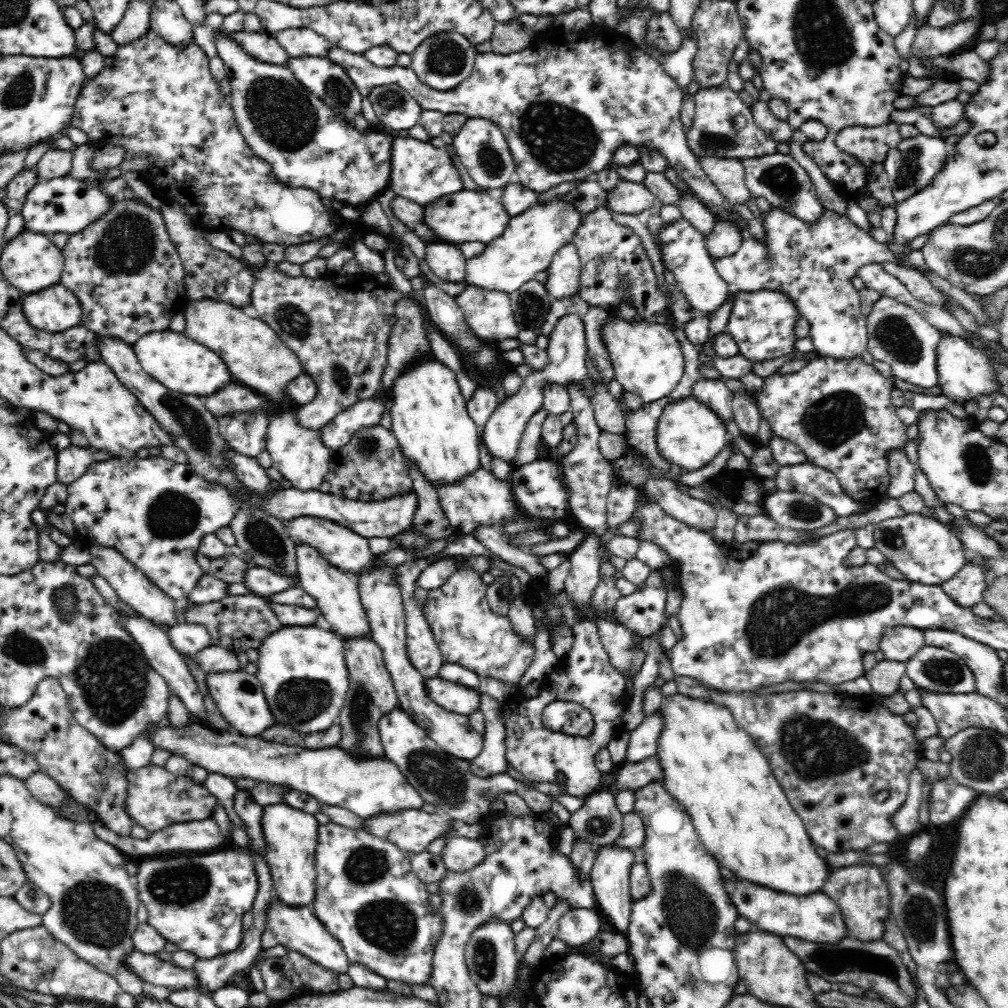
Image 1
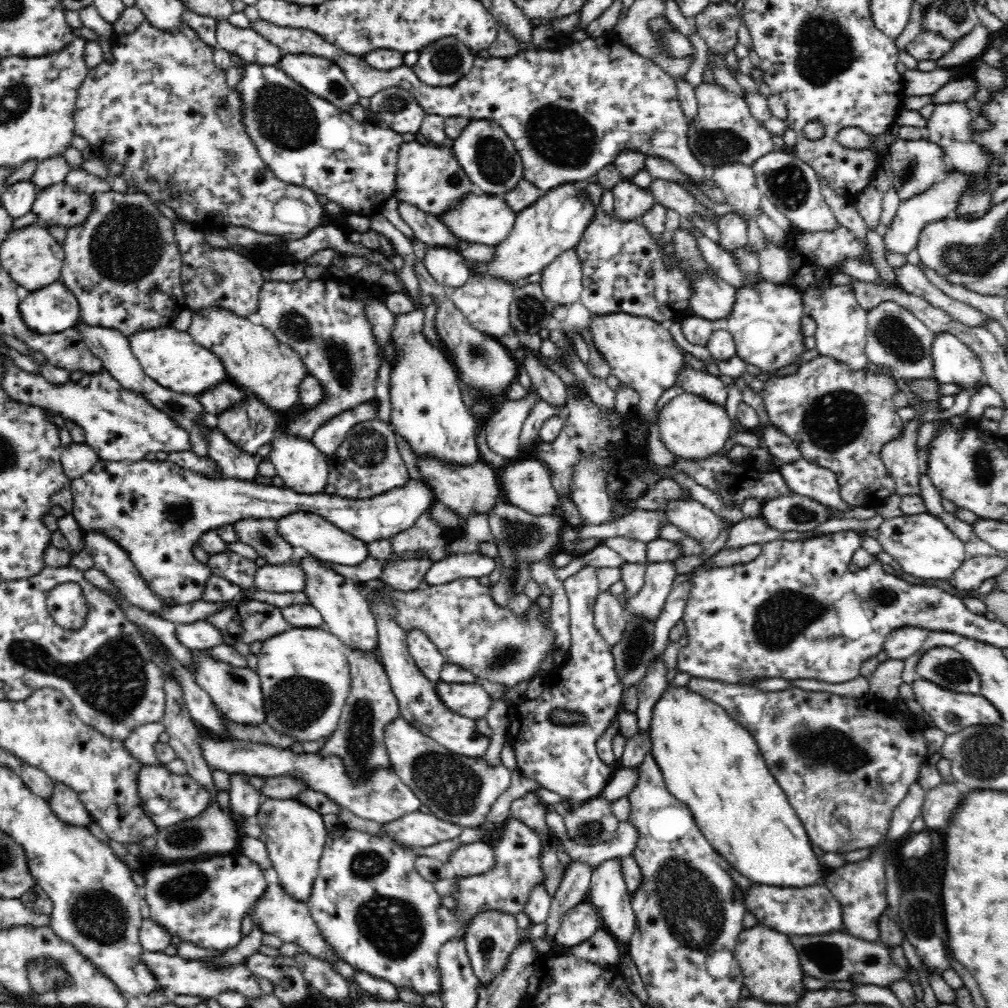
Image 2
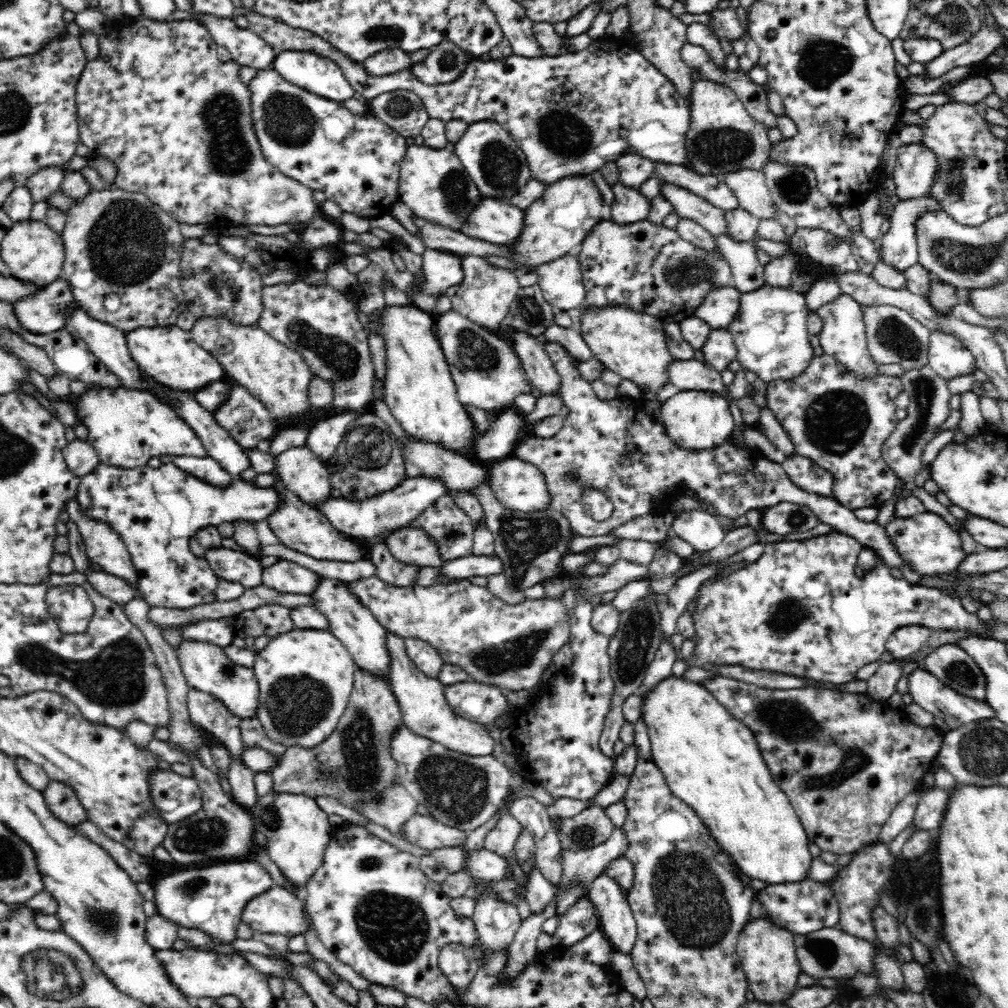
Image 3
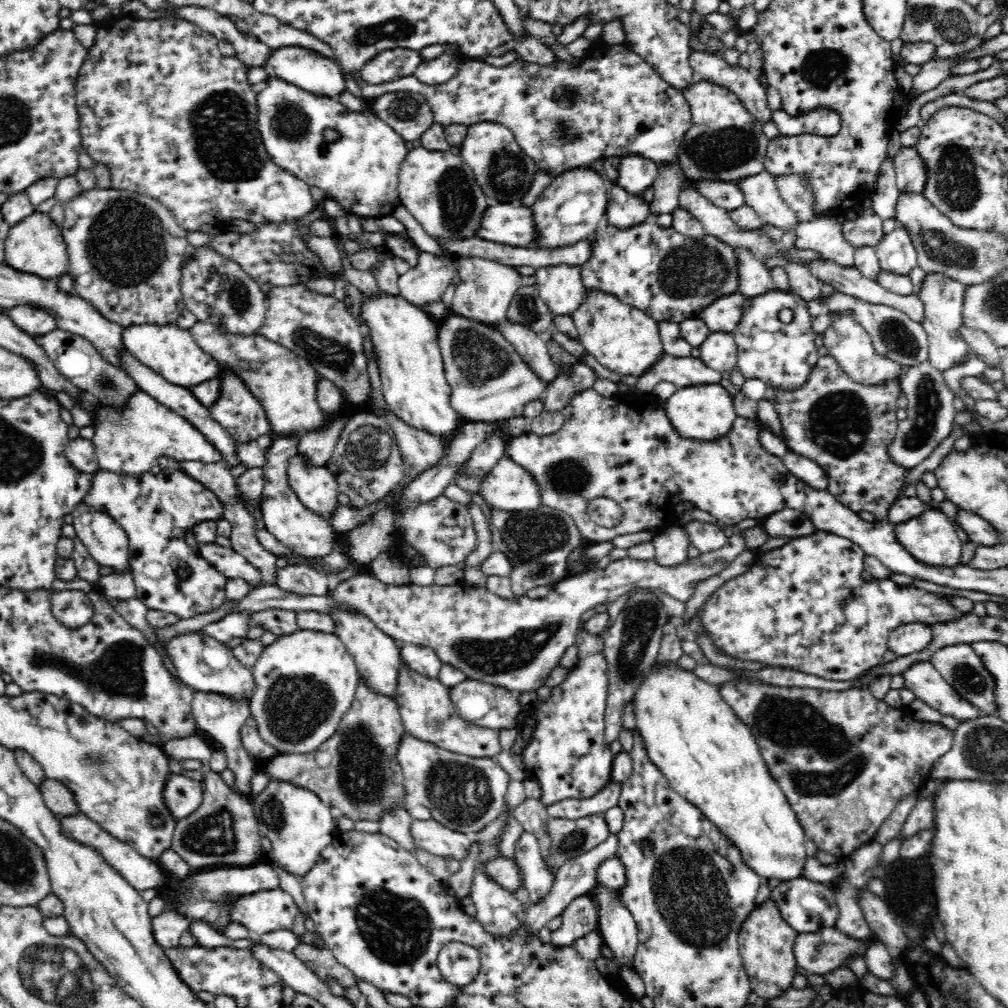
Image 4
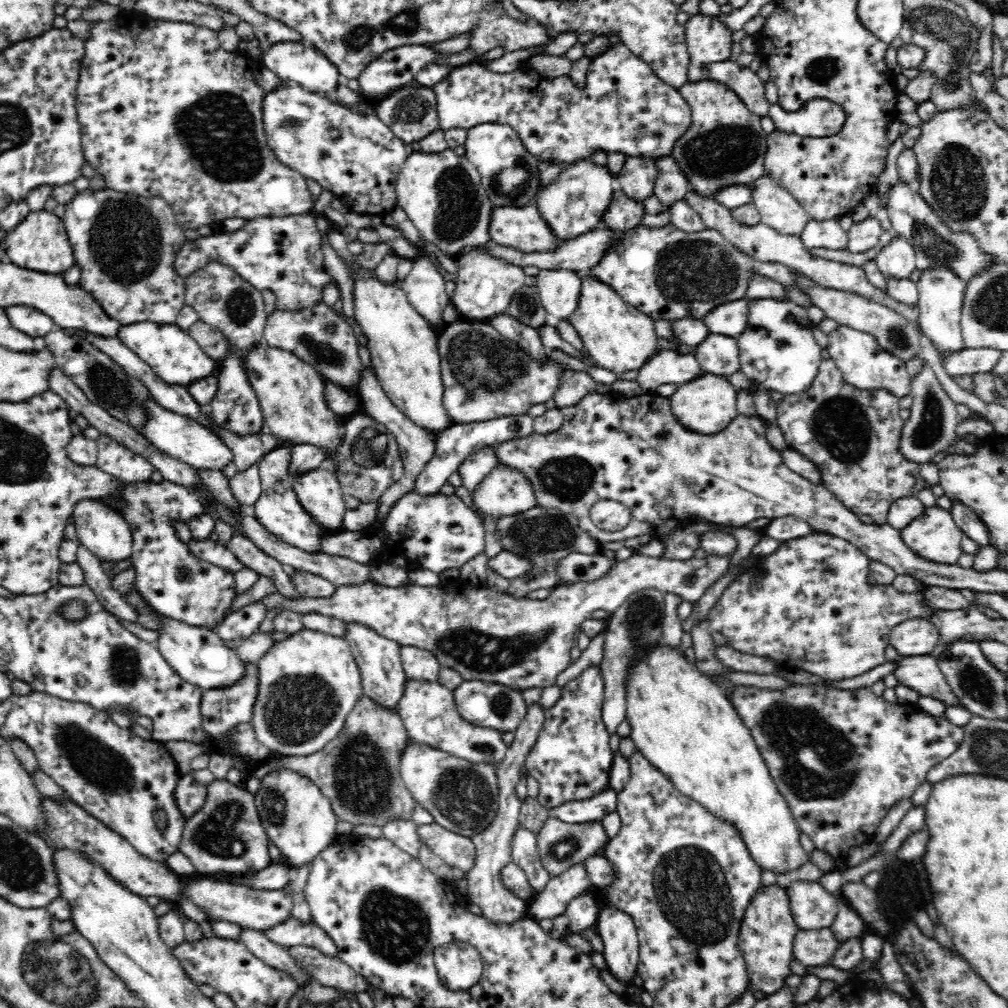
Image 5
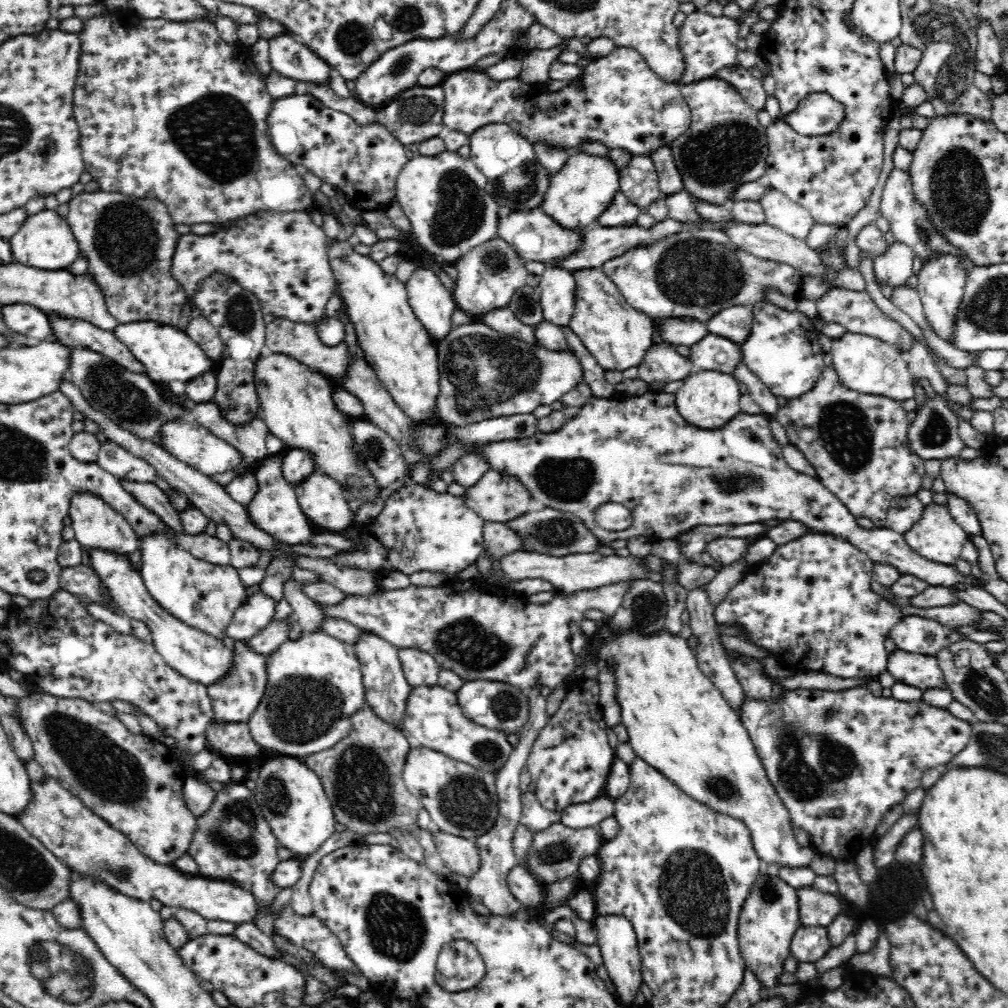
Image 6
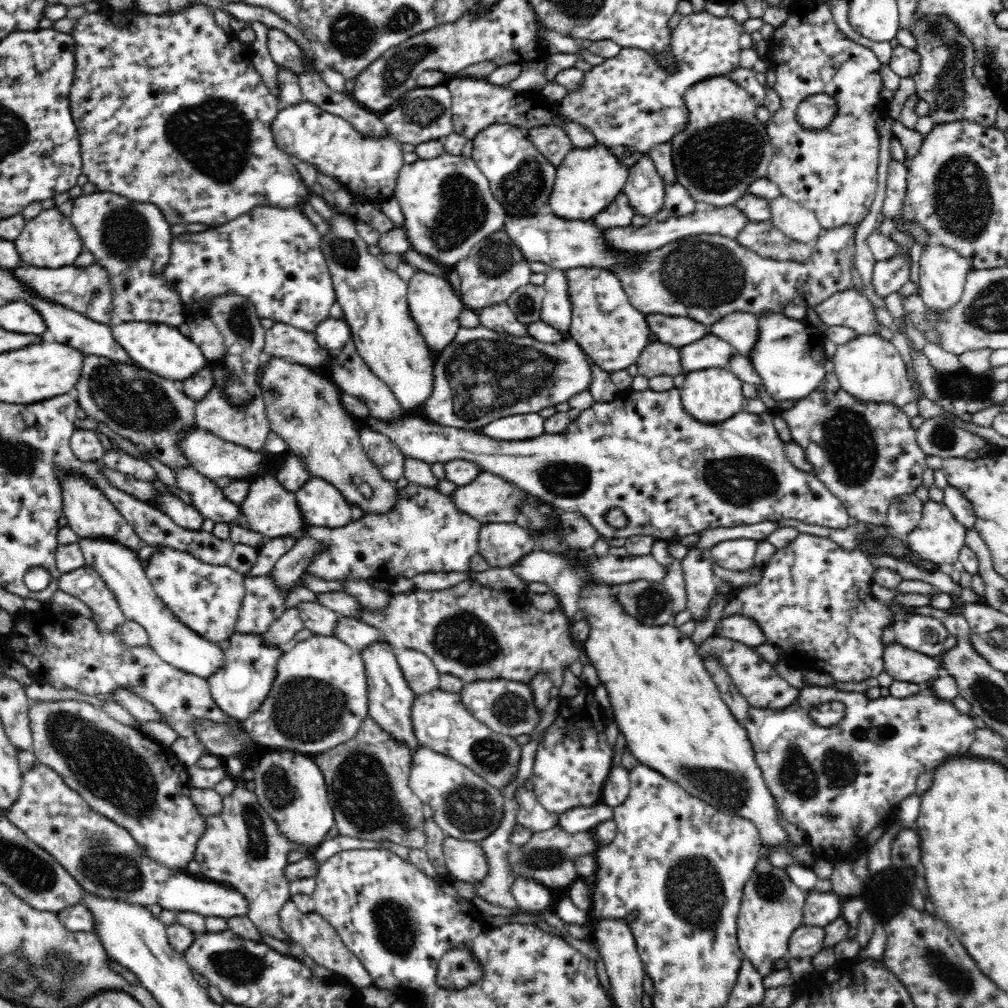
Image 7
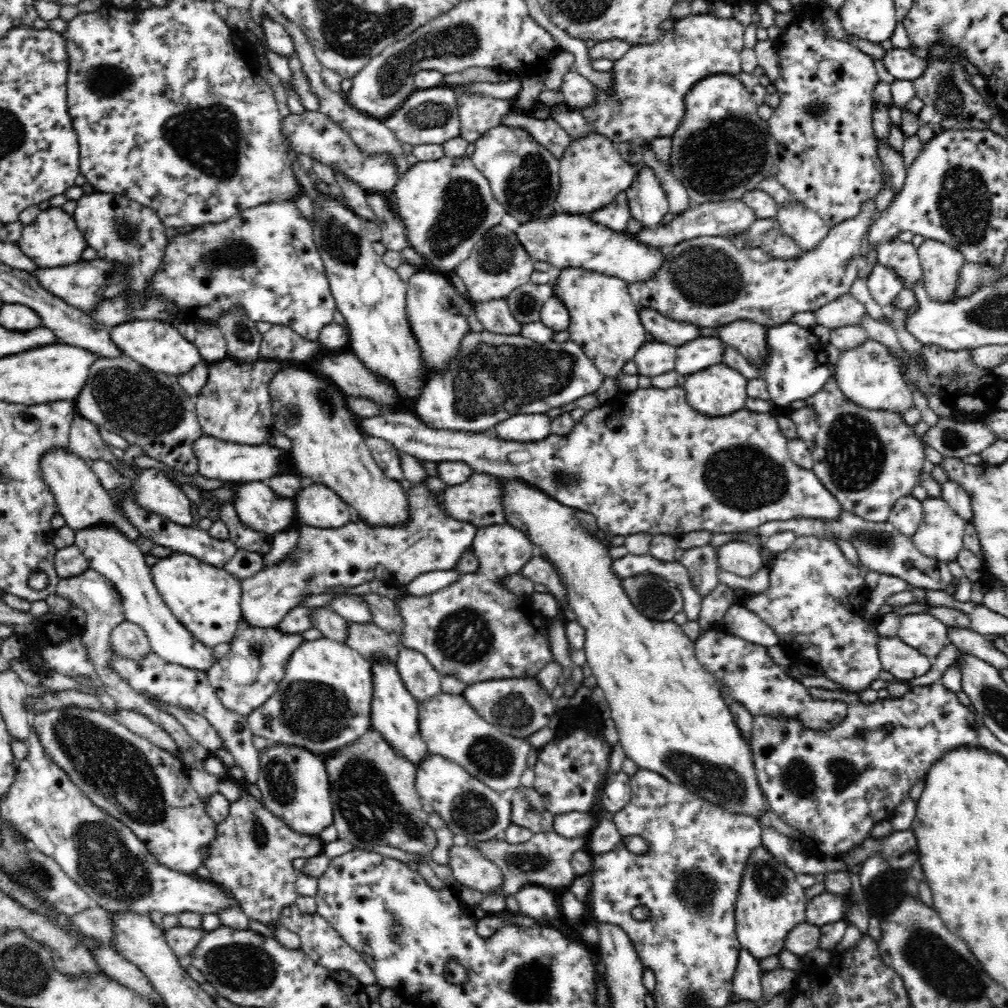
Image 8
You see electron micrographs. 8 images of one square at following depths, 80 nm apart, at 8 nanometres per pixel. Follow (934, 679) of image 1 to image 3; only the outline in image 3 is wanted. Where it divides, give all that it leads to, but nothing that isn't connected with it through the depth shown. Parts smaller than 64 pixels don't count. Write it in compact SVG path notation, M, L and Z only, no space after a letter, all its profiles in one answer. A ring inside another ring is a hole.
M959 643L935 648L924 659L923 667L962 695L987 700L985 673Z

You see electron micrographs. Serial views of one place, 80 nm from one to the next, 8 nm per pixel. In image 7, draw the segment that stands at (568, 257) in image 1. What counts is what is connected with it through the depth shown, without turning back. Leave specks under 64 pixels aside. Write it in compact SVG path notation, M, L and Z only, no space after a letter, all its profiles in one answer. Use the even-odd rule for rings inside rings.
M554 268L546 273L543 286L548 294L541 304L541 320L556 330L568 331L571 325L571 306L566 273Z

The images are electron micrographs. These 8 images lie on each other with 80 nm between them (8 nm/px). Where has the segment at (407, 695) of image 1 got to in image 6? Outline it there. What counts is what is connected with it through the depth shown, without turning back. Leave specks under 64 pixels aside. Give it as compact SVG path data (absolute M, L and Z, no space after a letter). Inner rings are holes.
M438 685L411 690L403 728L411 748L428 747L436 752L443 752L454 760L494 776L508 762L514 748L503 732L480 726L466 718L458 704L457 694Z

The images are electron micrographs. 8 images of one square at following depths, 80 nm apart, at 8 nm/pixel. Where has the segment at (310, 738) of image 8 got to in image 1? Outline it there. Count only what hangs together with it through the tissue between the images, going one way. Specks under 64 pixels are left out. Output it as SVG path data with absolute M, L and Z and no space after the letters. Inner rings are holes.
M288 626L268 636L257 649L256 675L275 724L308 735L327 731L338 722L349 689L345 643L340 636L318 626Z

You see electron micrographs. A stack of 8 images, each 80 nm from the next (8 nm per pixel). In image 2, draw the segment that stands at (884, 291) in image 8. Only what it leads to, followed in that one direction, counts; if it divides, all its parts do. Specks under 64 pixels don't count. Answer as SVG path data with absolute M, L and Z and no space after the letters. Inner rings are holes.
M950 171L944 180L936 181L932 188L926 190L926 192L913 196L908 200L900 201L898 210L896 210L892 222L887 226L887 231L883 236L885 253L906 255L906 263L914 262L914 259L909 256L917 248L920 230L924 228L924 224L932 222L932 220L938 220L938 218L946 218L946 216L955 217L956 202L960 198L962 190L966 190L970 186L970 182L974 184L974 181L970 179L970 175Z

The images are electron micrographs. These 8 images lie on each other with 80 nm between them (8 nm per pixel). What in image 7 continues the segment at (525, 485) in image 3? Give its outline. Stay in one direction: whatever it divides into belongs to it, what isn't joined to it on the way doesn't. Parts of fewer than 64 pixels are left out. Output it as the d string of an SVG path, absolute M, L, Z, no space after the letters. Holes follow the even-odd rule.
M481 471L470 484L457 487L450 496L457 510L468 514L478 523L484 525L516 523L519 505L523 504L523 501L527 498L527 493L498 475Z

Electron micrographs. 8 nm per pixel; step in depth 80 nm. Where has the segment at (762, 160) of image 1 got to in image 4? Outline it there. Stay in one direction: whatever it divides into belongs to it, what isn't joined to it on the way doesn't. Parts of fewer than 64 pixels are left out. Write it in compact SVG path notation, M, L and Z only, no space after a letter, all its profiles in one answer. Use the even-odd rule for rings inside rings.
M780 175L775 178L775 183L787 205L799 214L800 223L812 220L812 218L824 217L814 213L814 209L812 209L814 197L806 189L806 183L800 175ZM873 208L866 209L857 215L854 220L842 223L842 234L854 247L854 250L863 246L875 247L883 239L882 221Z

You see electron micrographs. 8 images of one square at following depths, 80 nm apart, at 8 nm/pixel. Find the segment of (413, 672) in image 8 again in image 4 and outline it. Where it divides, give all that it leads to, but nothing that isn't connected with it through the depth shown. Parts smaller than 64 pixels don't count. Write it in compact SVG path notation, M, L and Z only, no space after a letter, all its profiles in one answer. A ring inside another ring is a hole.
M406 643L400 645L400 652L402 664L424 677L436 679L444 665L438 655L428 647Z

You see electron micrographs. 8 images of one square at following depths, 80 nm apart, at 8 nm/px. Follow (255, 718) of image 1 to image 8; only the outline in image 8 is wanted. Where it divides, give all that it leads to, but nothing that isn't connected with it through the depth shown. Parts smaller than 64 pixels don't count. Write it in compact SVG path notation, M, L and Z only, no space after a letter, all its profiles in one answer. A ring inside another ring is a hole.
M98 524L75 531L75 545L88 562L89 569L96 570L113 582L117 592L123 598L122 604L125 620L138 624L144 631L152 652L168 662L207 671L215 663L212 649L204 647L173 615L168 605L159 595L151 568L146 563L146 556L134 541L130 541L124 533L120 533L114 525Z

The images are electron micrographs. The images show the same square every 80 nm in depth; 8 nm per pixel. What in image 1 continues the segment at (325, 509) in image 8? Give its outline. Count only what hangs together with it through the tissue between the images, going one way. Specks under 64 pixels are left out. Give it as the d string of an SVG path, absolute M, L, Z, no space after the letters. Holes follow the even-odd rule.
M292 411L278 413L269 420L266 449L272 459L271 466L290 481L292 488L303 492L320 490L320 485L327 478L332 450L322 444L319 431L300 427Z

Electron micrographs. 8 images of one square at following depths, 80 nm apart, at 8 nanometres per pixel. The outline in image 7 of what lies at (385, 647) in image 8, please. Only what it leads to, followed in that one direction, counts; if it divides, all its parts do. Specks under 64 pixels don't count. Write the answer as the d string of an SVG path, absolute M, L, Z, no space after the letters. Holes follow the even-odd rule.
M339 615L336 637L346 643L350 648L361 652L367 646L374 643L388 643L384 633L373 625L361 622L358 619L346 618Z

